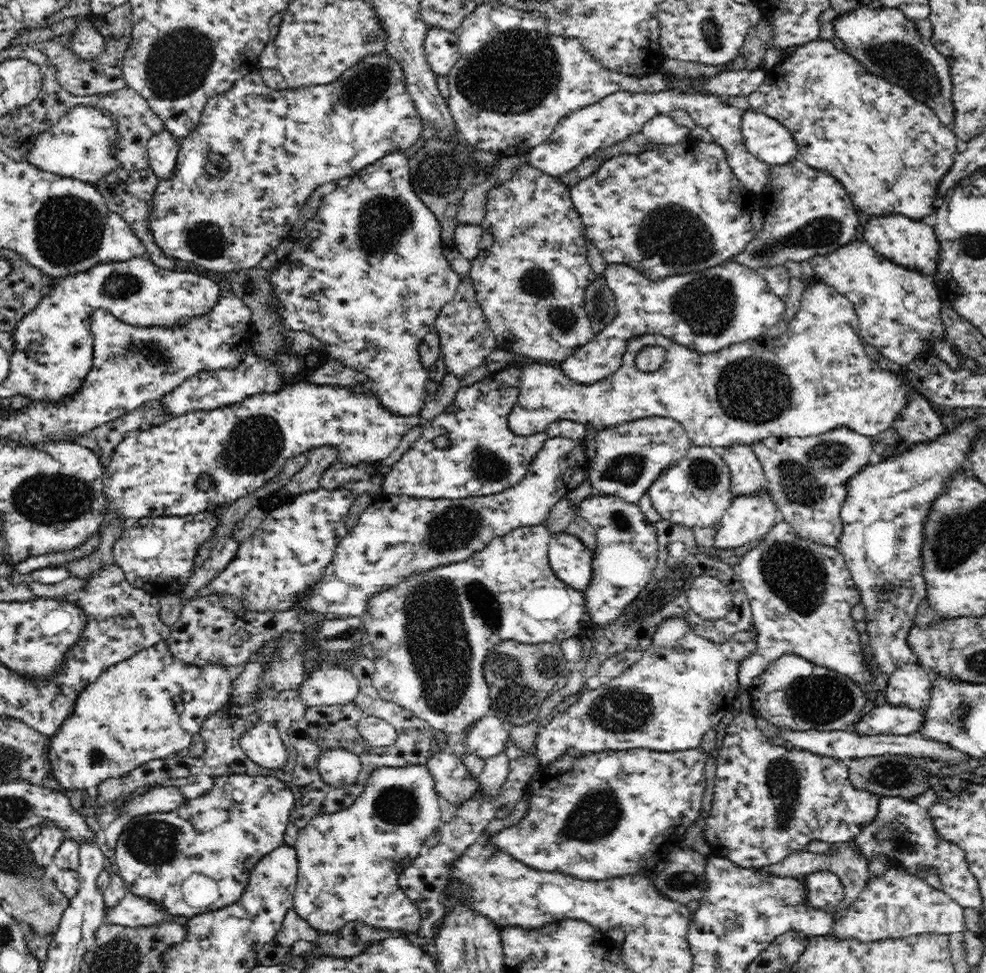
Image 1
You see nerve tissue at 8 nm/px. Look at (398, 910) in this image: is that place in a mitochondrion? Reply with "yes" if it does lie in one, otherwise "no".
no

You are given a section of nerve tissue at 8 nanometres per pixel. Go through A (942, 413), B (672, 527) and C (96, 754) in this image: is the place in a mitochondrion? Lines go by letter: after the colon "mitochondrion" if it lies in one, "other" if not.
A: other
B: other
C: mitochondrion

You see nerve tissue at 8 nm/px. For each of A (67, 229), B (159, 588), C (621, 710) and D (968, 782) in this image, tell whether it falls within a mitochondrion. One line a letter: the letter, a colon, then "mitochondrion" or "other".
A: mitochondrion
B: other
C: mitochondrion
D: other

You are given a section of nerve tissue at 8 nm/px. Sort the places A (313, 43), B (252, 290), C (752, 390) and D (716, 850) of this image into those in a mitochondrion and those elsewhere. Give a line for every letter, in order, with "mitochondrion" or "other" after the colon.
A: other
B: mitochondrion
C: mitochondrion
D: other

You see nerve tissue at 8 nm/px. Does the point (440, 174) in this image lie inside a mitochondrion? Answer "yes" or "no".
yes

